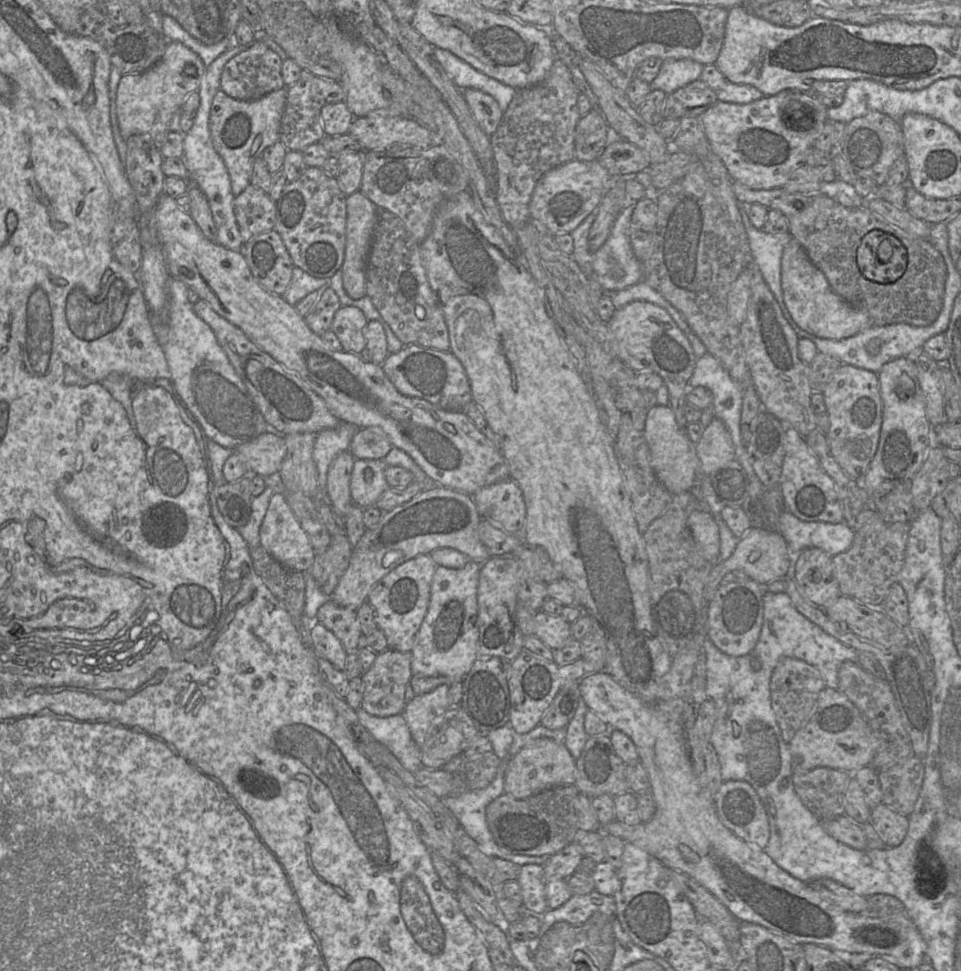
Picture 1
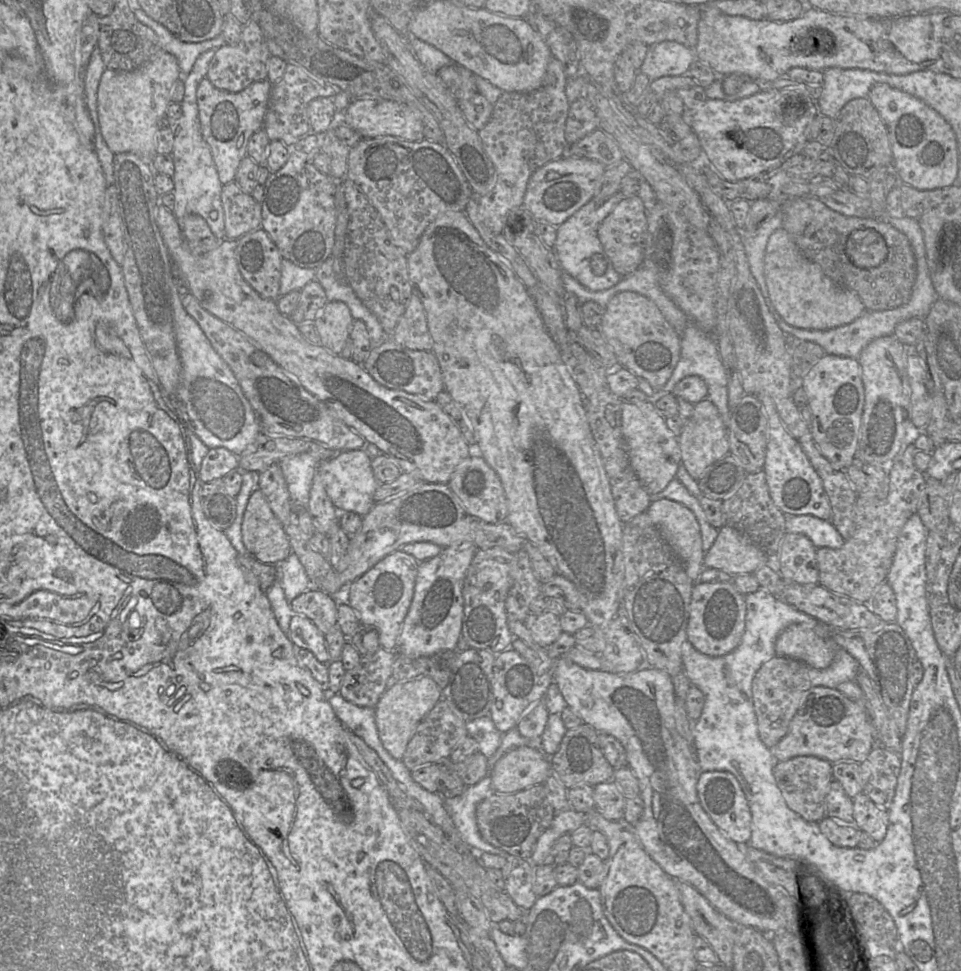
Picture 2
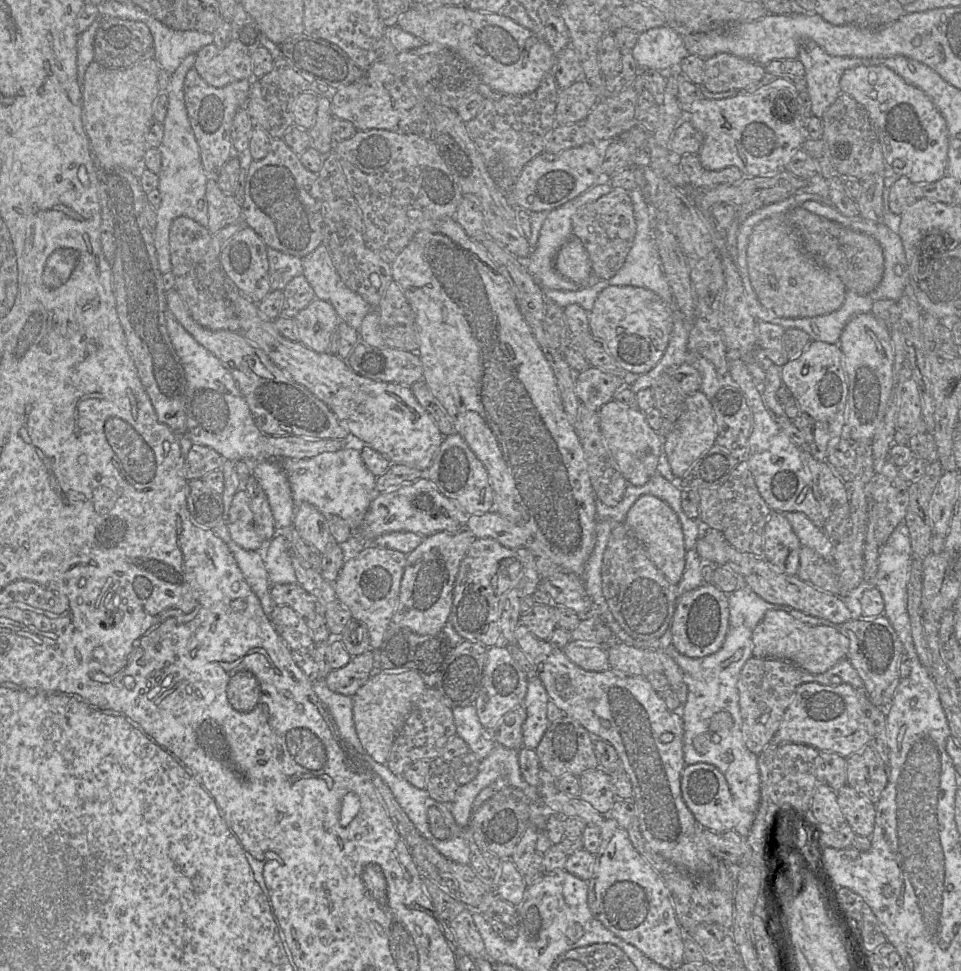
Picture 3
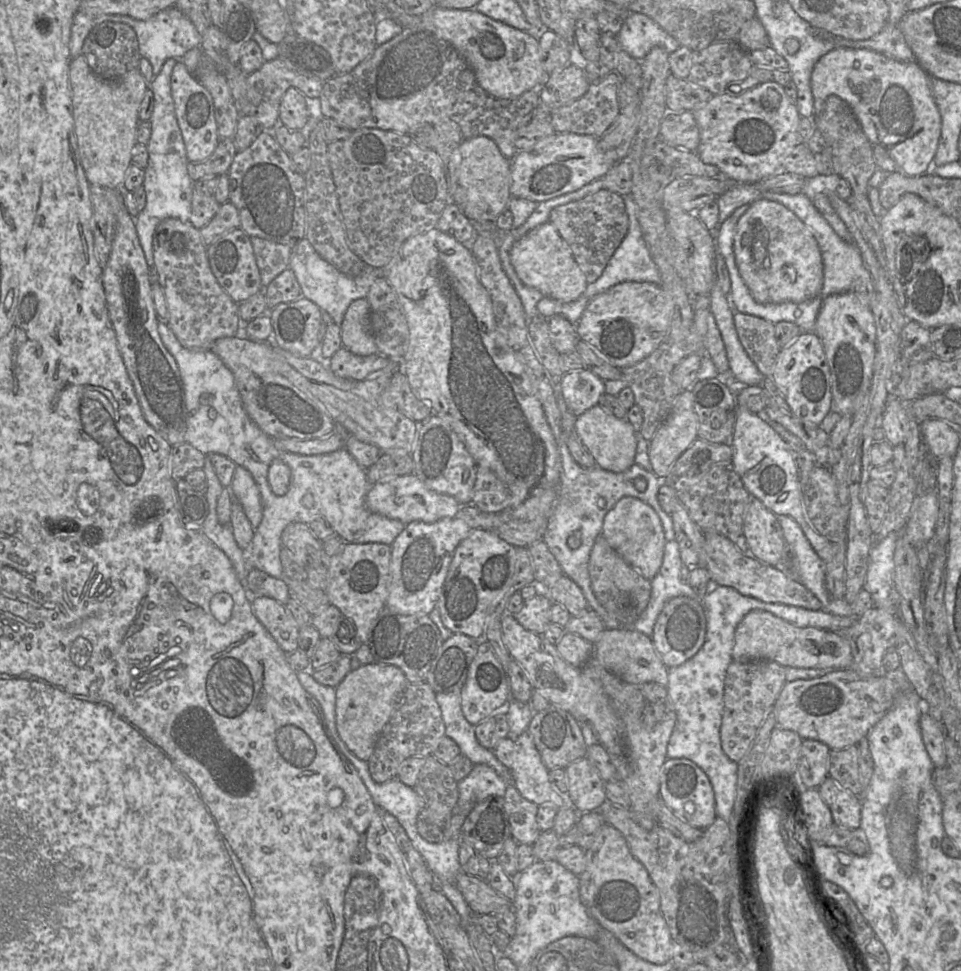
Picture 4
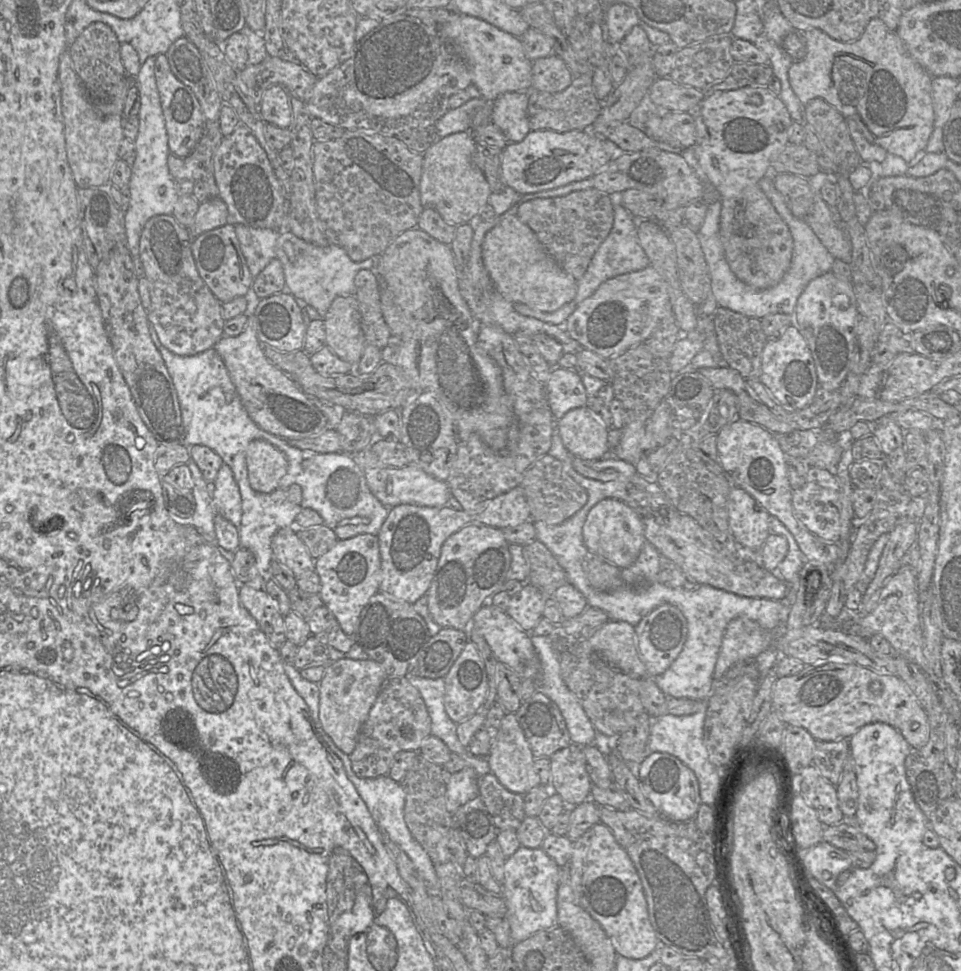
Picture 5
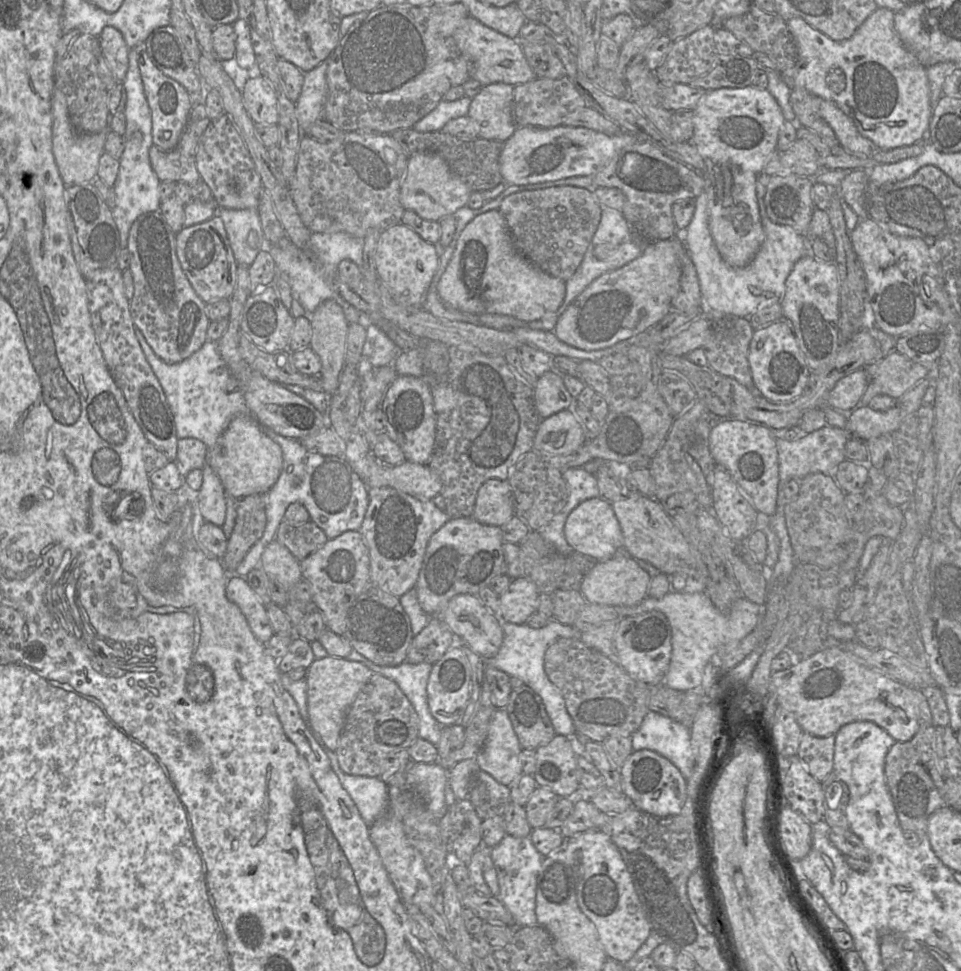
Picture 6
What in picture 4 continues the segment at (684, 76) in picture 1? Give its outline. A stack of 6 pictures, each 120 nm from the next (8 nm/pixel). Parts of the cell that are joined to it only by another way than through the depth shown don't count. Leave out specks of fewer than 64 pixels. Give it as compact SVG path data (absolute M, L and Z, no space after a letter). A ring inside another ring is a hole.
M634 12L628 13L623 19L621 30L616 37L618 43L620 44L621 50L637 61L642 60L654 47L660 47L668 54L681 47L672 36L670 36L651 18Z

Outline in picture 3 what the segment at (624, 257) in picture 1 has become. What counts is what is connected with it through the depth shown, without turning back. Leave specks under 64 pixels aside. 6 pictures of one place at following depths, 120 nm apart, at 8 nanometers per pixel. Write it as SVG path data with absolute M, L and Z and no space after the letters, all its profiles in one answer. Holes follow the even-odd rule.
M603 179L599 183L592 186L590 189L575 197L574 199L566 202L562 206L551 210L547 213L543 225L540 229L537 243L533 247L531 254L525 259L519 259L525 265L528 272L532 275L534 280L546 291L546 290L572 290L577 291L590 287L598 282L600 279L592 273L586 284L577 284L571 280L563 277L554 266L554 260L559 249L570 239L574 238L572 233L572 217L575 212L583 205L591 203L608 194L613 190L607 179Z

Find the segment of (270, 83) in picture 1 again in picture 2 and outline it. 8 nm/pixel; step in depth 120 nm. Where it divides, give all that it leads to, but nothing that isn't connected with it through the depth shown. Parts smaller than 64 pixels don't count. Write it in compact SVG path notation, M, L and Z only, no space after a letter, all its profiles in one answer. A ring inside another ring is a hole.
M250 19L243 24L241 39L237 44L226 44L215 50L206 78L219 90L229 93L241 92L254 82L267 80L267 62L272 54L267 47L266 39L258 23Z

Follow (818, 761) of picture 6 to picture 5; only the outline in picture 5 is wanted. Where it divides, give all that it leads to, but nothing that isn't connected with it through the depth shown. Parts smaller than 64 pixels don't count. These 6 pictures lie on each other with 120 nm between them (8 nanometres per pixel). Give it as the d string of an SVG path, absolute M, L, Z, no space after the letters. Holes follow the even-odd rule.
M848 739L816 740L812 765L818 769L823 777L836 786L841 779L849 755Z

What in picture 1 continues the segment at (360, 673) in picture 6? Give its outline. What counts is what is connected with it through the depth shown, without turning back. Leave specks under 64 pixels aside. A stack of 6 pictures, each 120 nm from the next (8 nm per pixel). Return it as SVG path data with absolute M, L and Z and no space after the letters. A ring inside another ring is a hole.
M440 685L432 692L416 695L402 712L413 740L422 747L435 724L451 707L451 689Z

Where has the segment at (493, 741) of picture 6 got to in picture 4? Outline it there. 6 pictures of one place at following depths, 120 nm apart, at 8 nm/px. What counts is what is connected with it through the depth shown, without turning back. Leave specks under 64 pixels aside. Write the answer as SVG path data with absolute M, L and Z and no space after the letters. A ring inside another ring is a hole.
M529 732L515 740L515 758L509 767L510 781L520 795L537 805L549 804L557 809L573 808L567 794L558 792L548 777Z

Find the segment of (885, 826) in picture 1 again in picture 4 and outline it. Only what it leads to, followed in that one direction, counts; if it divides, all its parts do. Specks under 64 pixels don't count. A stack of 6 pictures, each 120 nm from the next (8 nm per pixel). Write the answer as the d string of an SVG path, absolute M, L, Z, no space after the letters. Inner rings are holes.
M828 776L818 787L818 791L831 810L835 825L857 830L861 826L861 799L845 790Z

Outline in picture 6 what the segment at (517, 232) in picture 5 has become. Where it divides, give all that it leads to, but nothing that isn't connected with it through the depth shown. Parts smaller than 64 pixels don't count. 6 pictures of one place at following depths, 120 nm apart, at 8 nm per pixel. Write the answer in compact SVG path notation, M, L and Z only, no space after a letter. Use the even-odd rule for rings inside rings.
M498 210L479 214L464 227L435 288L445 304L465 313L508 315L523 321L554 311L566 294L565 281L540 270L518 252Z

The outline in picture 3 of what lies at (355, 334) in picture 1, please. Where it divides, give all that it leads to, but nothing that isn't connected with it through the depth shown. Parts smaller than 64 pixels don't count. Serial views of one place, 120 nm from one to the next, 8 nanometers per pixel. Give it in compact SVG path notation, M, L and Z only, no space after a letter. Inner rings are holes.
M315 299L297 314L294 321L300 343L318 353L329 353L331 337L341 322L330 303Z

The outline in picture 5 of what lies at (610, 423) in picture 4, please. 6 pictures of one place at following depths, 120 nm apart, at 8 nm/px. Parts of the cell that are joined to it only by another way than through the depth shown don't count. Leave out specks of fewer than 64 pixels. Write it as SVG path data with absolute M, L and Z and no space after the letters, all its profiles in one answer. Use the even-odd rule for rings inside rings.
M586 406L572 409L556 420L555 430L570 454L584 460L600 460L611 450L608 427Z

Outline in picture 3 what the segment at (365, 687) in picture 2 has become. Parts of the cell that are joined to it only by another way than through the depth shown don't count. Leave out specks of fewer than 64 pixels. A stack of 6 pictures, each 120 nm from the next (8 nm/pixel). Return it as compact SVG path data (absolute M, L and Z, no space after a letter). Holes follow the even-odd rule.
M371 650L354 656L349 663L331 671L324 681L333 692L353 697L374 674L374 656Z

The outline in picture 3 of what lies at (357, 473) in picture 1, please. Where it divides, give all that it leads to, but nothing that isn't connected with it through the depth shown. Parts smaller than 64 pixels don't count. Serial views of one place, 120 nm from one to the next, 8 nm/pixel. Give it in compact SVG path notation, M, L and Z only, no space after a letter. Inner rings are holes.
M342 448L312 458L276 460L287 473L295 505L307 502L326 517L343 518L352 530L360 526L377 492L376 477L366 468L359 450Z

